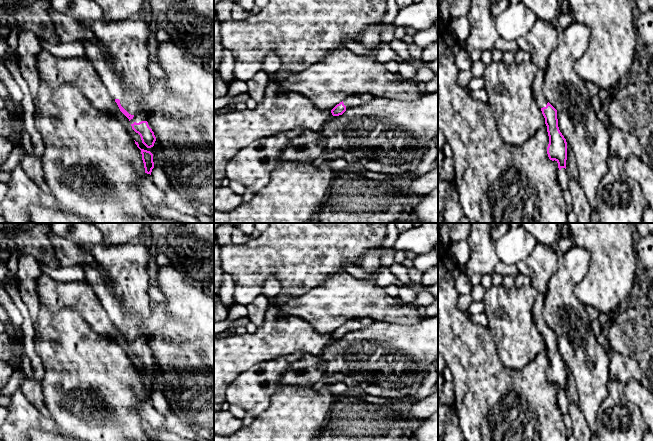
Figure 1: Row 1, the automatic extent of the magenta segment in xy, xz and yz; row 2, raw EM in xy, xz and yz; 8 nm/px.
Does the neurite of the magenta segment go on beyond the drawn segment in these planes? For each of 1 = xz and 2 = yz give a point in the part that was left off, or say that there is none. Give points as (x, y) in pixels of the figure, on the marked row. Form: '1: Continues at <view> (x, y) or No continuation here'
1: Continues at xz (353, 100)
2: Continues at yz (542, 40)

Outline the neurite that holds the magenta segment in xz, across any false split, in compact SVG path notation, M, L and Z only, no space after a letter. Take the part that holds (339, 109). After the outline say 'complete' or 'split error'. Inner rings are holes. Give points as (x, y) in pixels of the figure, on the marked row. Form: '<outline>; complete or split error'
M370 94L350 95L342 102L337 104L331 110L331 113L333 116L342 115L348 108L364 105L368 103L372 98L373 96Z; split error

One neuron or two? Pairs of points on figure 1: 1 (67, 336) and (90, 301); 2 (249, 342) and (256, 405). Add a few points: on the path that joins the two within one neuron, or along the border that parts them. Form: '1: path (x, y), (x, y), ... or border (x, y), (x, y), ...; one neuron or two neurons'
1: border (58, 311), (66, 309), (75, 310), (96, 333); two neurons
2: border (274, 358), (253, 364), (233, 380); two neurons

